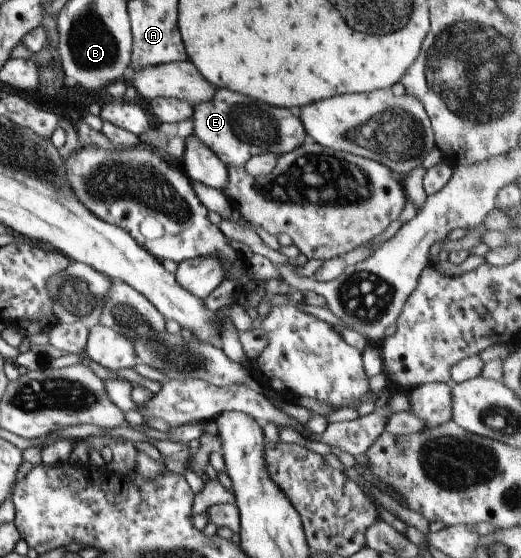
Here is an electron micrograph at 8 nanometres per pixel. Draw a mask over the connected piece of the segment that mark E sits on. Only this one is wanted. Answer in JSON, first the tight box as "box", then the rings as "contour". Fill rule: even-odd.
{"box":[191,88,306,167],"contour":[[[215,88],[215,90],[211,101],[193,106],[194,114],[192,118],[195,129],[191,136],[196,137],[196,140],[200,140],[204,146],[207,146],[227,167],[245,166],[257,154],[270,153],[279,158],[305,143],[306,131],[298,116],[293,114],[293,110],[286,107],[273,107],[228,89]]]}

